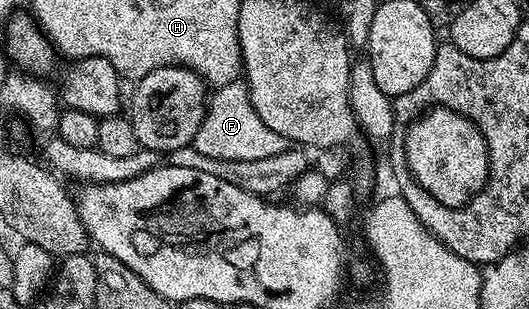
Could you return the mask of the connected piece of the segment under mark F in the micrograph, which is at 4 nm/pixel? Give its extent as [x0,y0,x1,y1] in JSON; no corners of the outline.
[192,79,290,161]

